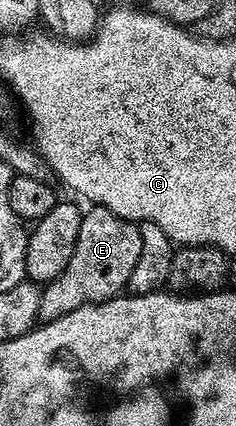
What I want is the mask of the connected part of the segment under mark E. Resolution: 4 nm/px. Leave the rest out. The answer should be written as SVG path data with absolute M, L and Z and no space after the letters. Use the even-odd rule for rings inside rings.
M92 205L90 209L91 211L88 209L84 213L79 225L77 244L73 244L73 256L69 256L69 264L65 264L63 271L52 282L42 287L37 317L40 323L52 322L82 306L93 306L96 302L114 298L128 285L131 266L137 263L137 258L141 254L141 236L138 225L130 218L117 216L101 205Z

